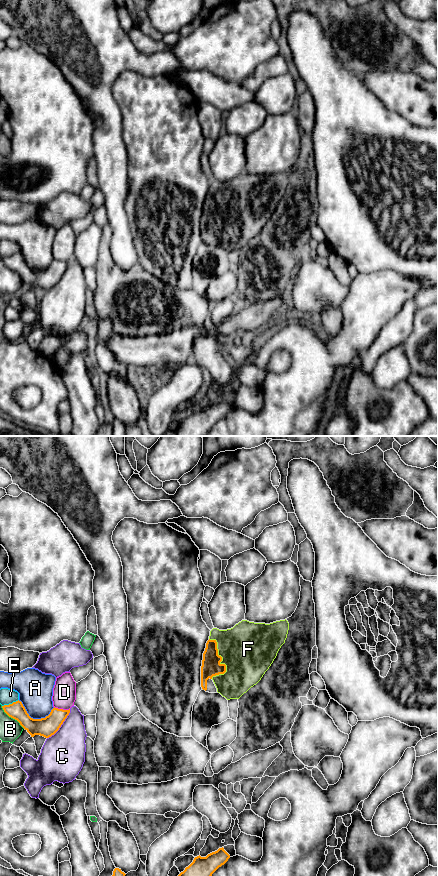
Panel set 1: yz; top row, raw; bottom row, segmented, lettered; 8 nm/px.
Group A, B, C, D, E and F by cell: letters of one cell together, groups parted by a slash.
A / B / C / D / E / F

